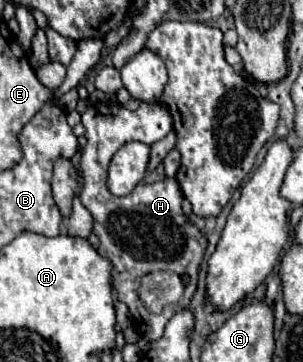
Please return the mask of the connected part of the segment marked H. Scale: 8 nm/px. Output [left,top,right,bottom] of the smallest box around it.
[79,102,207,342]

